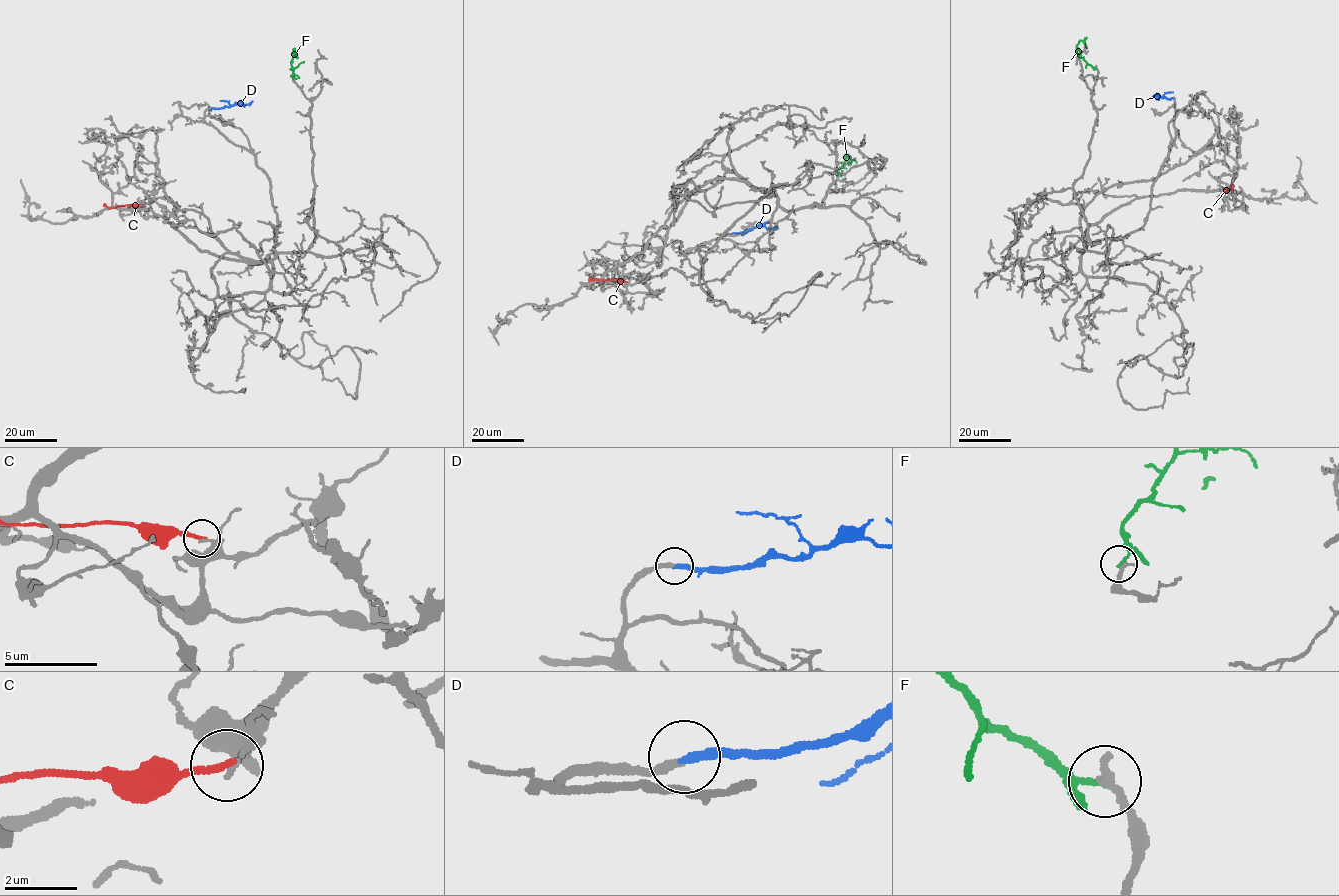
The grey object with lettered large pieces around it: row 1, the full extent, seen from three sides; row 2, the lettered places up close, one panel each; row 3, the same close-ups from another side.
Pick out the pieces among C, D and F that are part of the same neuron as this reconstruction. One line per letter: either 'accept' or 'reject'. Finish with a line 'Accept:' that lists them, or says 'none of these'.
C: reject
D: accept
F: reject
Accept: D

